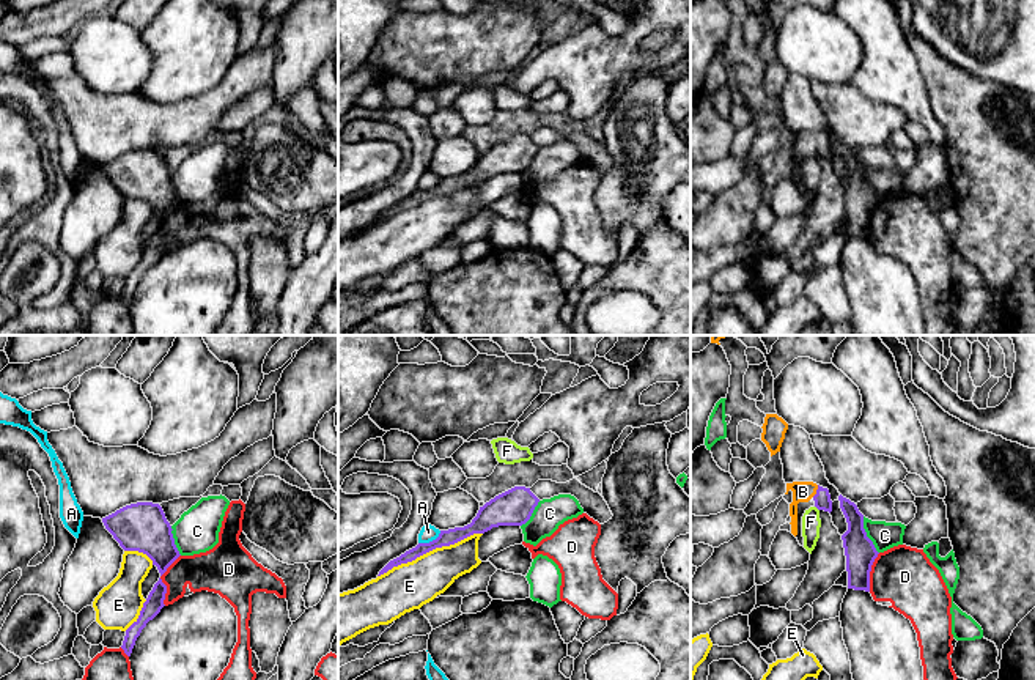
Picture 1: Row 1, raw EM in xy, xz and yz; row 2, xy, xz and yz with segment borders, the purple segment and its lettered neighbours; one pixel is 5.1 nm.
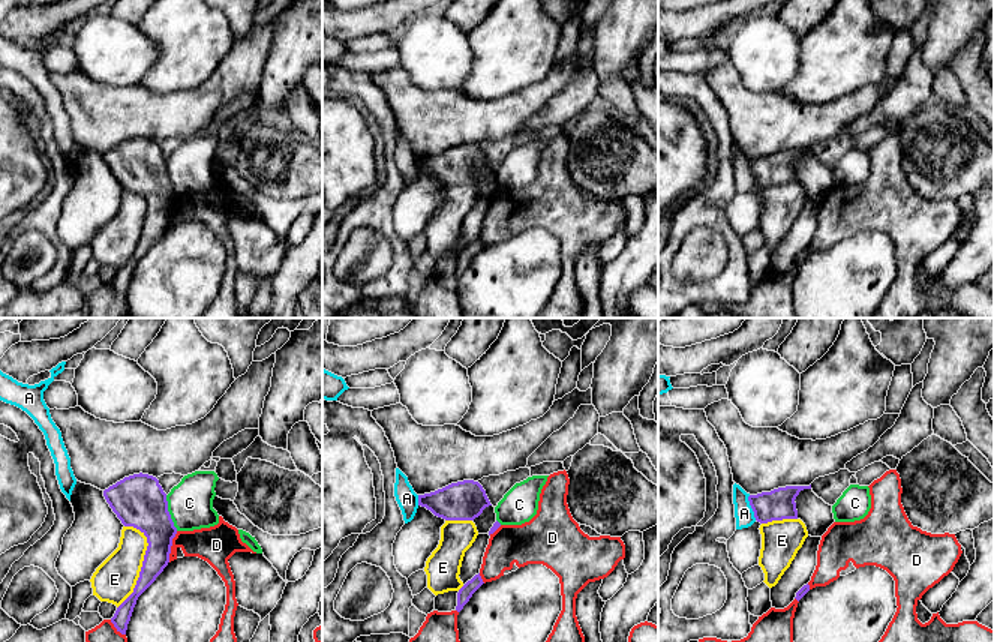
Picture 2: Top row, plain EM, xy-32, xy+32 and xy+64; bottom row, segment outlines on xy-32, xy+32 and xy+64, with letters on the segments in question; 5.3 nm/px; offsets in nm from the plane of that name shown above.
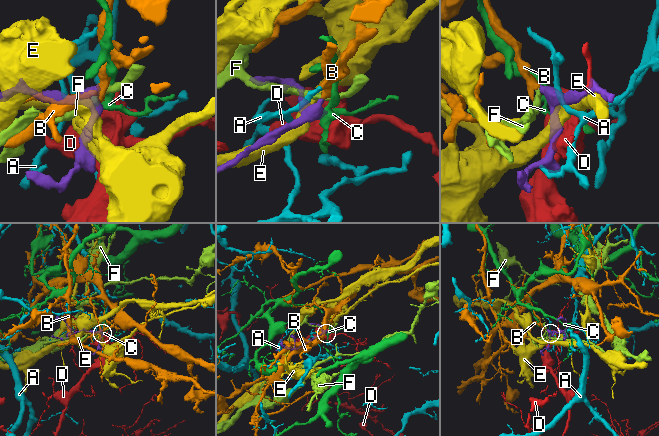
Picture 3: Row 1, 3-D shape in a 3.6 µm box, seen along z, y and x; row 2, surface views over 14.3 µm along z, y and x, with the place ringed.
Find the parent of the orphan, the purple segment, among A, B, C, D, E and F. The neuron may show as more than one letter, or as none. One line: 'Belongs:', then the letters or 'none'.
Belongs: B

